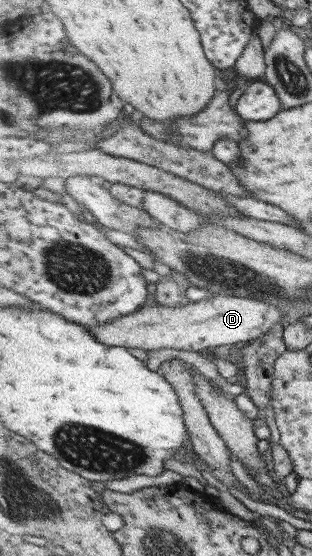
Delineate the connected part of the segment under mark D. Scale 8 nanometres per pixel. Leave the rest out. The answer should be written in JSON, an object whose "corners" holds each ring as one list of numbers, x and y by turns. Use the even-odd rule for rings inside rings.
{"corners":[[212,296,195,303,180,307,144,306,135,313,123,316,102,325,90,325,88,329,94,333,100,343,124,348,139,348,147,353,152,350,177,349,200,352,214,350,227,345,234,347,236,343,252,342,262,338,272,328,284,320,282,309,270,305,268,301,250,299,250,297]]}

